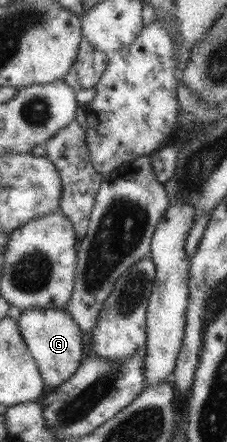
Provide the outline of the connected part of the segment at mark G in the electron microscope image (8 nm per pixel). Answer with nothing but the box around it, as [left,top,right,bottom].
[16,308,86,388]

